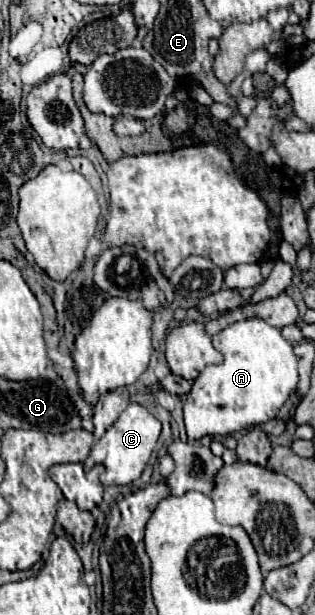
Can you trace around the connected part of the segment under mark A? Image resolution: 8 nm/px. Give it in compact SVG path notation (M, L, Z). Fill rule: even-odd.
M263 319L235 321L211 339L213 347L223 355L223 363L207 367L193 381L185 399L184 424L191 441L205 435L231 435L271 421L295 392L299 380L293 345Z

